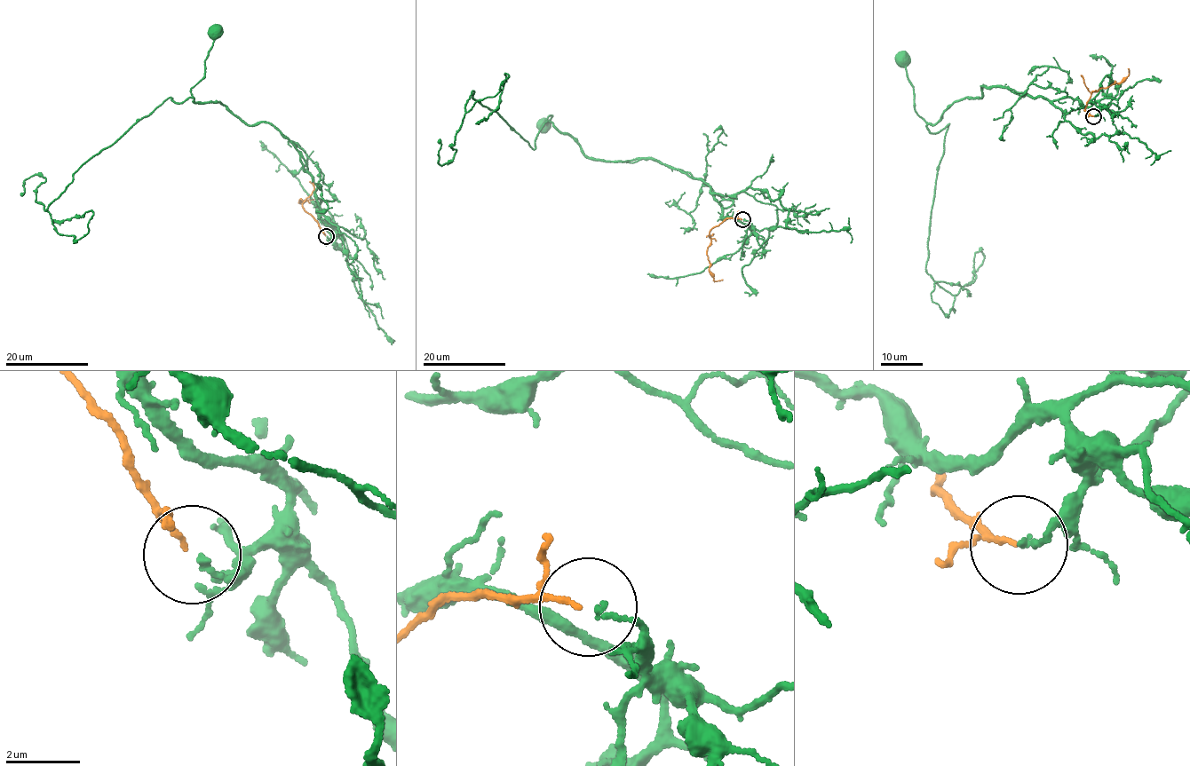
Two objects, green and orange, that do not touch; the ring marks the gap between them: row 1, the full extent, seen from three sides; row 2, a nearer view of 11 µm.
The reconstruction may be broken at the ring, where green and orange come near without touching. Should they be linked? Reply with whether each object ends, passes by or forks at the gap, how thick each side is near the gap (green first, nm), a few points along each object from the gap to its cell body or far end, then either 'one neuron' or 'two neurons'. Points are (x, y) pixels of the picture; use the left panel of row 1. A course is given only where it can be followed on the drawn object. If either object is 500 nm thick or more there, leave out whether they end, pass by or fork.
green ends there; orange ends there; 130 nm thick on the green side, 110 nm on the other; green runs (327, 236), (337, 231), (287, 137), (220, 101), (193, 100), (216, 32); orange runs (325, 236), (316, 220), (304, 209), (302, 204), (305, 201), (301, 199), (299, 203), (313, 199); two neurons

